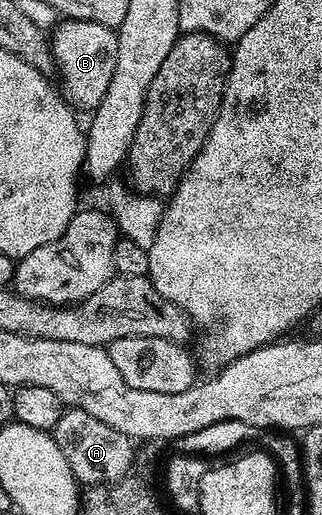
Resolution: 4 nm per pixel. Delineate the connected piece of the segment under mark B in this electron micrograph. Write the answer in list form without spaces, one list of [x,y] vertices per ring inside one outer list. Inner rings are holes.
[[[62,19],[49,34],[48,42],[50,54],[54,56],[56,77],[62,80],[60,89],[67,102],[79,110],[93,111],[104,99],[104,91],[108,91],[108,83],[112,83],[116,71],[117,32],[100,23]]]

